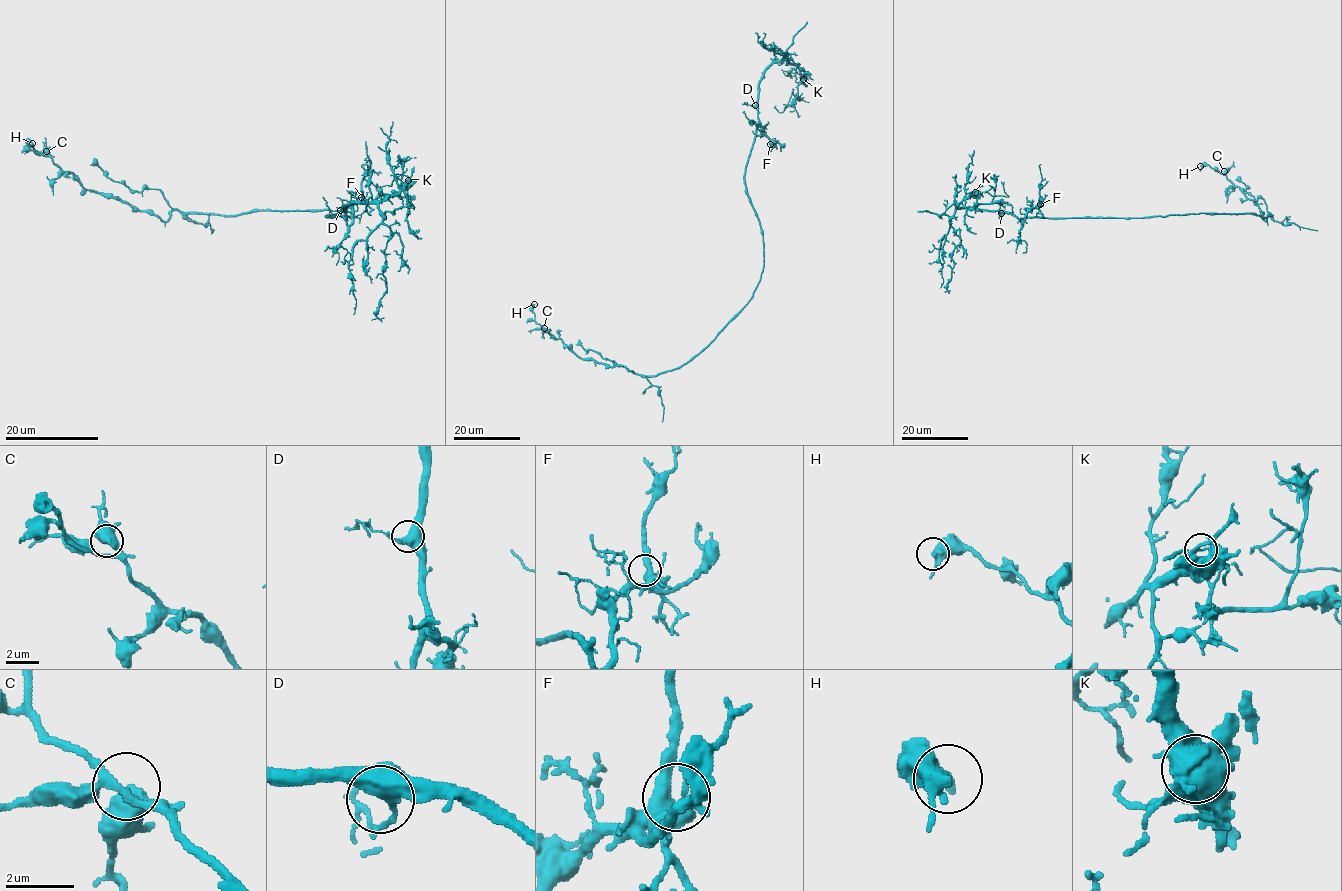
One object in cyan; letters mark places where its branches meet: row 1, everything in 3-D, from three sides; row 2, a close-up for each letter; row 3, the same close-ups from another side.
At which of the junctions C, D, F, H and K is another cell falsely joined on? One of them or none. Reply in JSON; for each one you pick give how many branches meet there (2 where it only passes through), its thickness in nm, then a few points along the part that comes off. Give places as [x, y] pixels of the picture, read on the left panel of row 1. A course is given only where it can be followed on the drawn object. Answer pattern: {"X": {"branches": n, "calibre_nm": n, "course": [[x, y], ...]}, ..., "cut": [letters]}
{"K": {"branches": 1, "calibre_nm": 440, "course": [[408, 179], [407, 193], [401, 196], [399, 174], [390, 185], [374, 185], [368, 175], [369, 165]]}, "cut": ["K"]}

